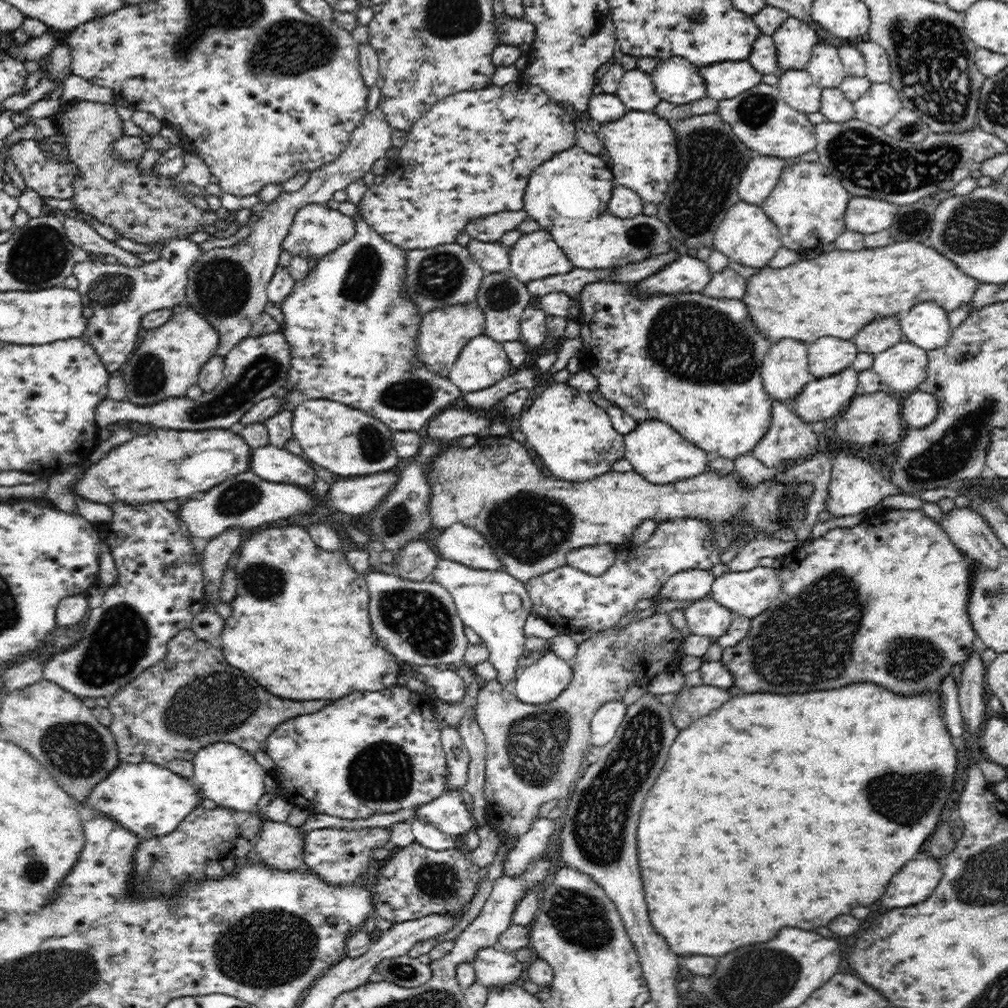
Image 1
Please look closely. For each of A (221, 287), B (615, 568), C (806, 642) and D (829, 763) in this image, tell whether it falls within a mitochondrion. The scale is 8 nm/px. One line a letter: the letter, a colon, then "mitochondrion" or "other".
A: mitochondrion
B: other
C: mitochondrion
D: other

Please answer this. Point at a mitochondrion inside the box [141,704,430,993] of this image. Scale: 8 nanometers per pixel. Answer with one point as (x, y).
(270, 948)

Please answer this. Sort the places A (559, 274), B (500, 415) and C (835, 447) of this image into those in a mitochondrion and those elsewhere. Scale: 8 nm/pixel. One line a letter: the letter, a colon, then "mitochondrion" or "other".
A: other
B: other
C: other

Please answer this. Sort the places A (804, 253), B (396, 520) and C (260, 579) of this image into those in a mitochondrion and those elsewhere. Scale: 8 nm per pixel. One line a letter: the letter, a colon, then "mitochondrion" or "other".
A: other
B: mitochondrion
C: mitochondrion

